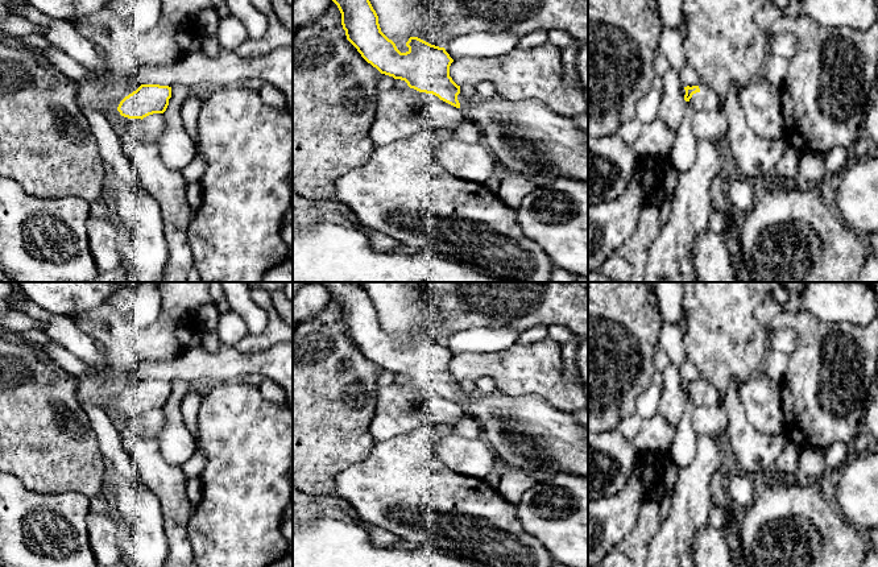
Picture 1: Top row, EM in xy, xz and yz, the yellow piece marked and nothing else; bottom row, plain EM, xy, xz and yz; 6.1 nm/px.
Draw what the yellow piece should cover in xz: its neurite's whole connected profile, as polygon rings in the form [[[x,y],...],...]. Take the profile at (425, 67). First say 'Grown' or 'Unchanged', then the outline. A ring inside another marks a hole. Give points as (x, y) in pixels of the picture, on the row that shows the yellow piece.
Grown. [[[332,0],[340,13],[347,40],[357,49],[361,57],[381,74],[401,79],[410,88],[432,94],[440,100],[463,109],[467,108],[471,119],[480,128],[483,142],[512,173],[534,178],[538,186],[546,186],[558,178],[571,178],[588,182],[588,136],[575,124],[573,117],[555,113],[544,103],[529,100],[506,100],[500,95],[489,99],[475,95],[464,104],[460,98],[460,86],[450,76],[454,59],[444,47],[431,45],[418,37],[406,42],[409,50],[401,53],[380,28],[378,16],[369,0]]]

